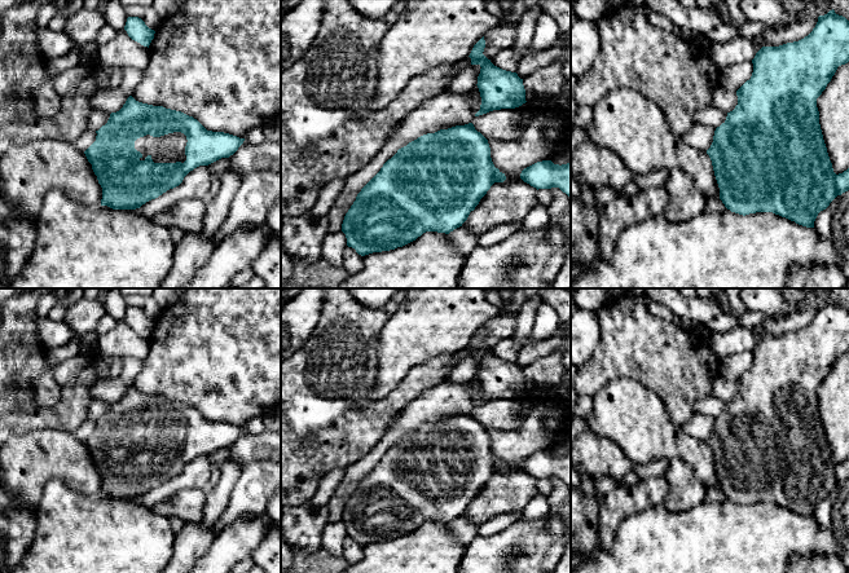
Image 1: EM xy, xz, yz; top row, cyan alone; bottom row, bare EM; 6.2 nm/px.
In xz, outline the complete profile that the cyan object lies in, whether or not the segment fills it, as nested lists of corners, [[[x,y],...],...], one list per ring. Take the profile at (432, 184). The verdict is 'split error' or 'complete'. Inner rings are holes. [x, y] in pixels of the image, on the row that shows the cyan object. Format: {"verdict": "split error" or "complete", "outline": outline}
{"verdict": "complete", "outline": [[[472,123],[423,135],[399,149],[357,194],[342,224],[347,246],[365,256],[402,247],[426,232],[449,234],[462,226],[494,182],[505,180],[505,173],[492,162],[488,140],[475,129]]]}

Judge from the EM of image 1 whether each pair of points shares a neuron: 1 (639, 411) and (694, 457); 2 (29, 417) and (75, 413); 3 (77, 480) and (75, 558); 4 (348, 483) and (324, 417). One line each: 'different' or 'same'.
1: same
2: same
3: different
4: different

